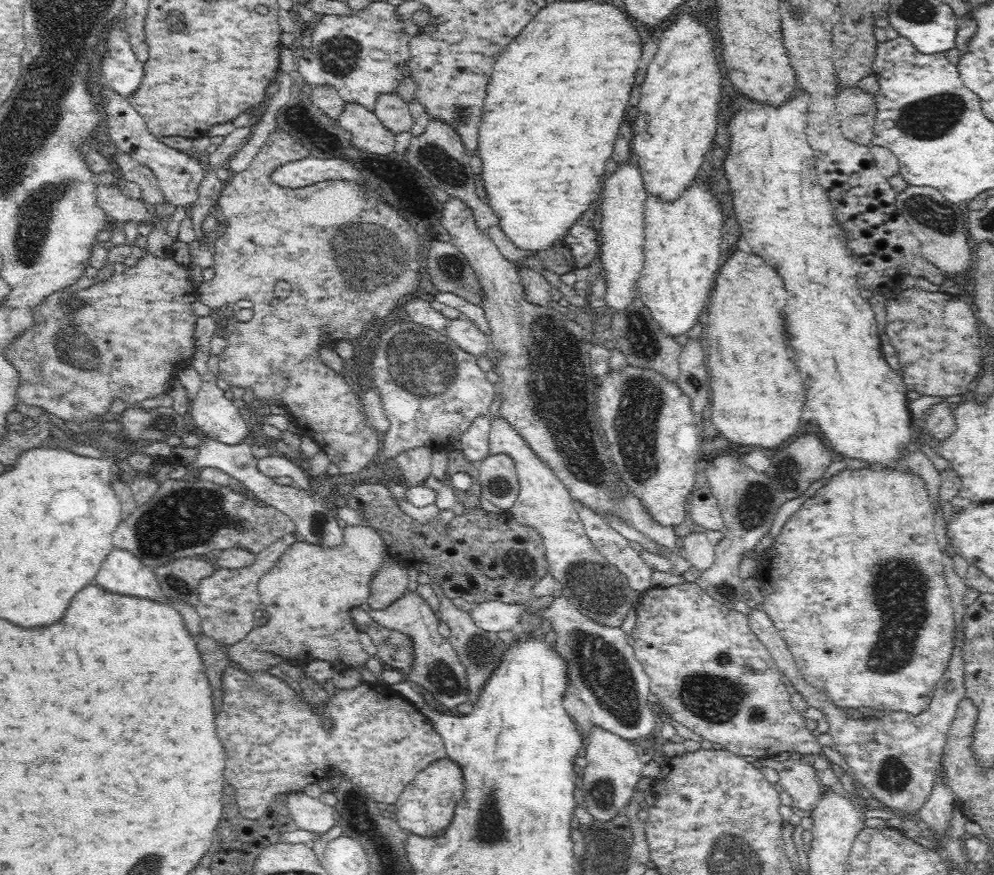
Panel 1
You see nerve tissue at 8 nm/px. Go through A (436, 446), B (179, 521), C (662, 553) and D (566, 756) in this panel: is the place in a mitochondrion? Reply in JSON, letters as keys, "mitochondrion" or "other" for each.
{"A":"other","B":"mitochondrion","C":"other","D":"other"}

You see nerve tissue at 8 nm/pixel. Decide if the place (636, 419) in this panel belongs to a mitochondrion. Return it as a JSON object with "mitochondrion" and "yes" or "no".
{"mitochondrion":"yes"}

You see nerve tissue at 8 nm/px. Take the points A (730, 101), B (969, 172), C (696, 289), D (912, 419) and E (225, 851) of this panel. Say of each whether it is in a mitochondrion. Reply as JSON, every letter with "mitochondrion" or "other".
{"A":"other","B":"other","C":"other","D":"other","E":"other"}

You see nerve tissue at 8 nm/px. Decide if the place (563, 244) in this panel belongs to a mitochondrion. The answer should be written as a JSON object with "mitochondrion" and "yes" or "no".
{"mitochondrion":"no"}

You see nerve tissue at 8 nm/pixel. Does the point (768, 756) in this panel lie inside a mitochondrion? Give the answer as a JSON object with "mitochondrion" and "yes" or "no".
{"mitochondrion":"no"}

